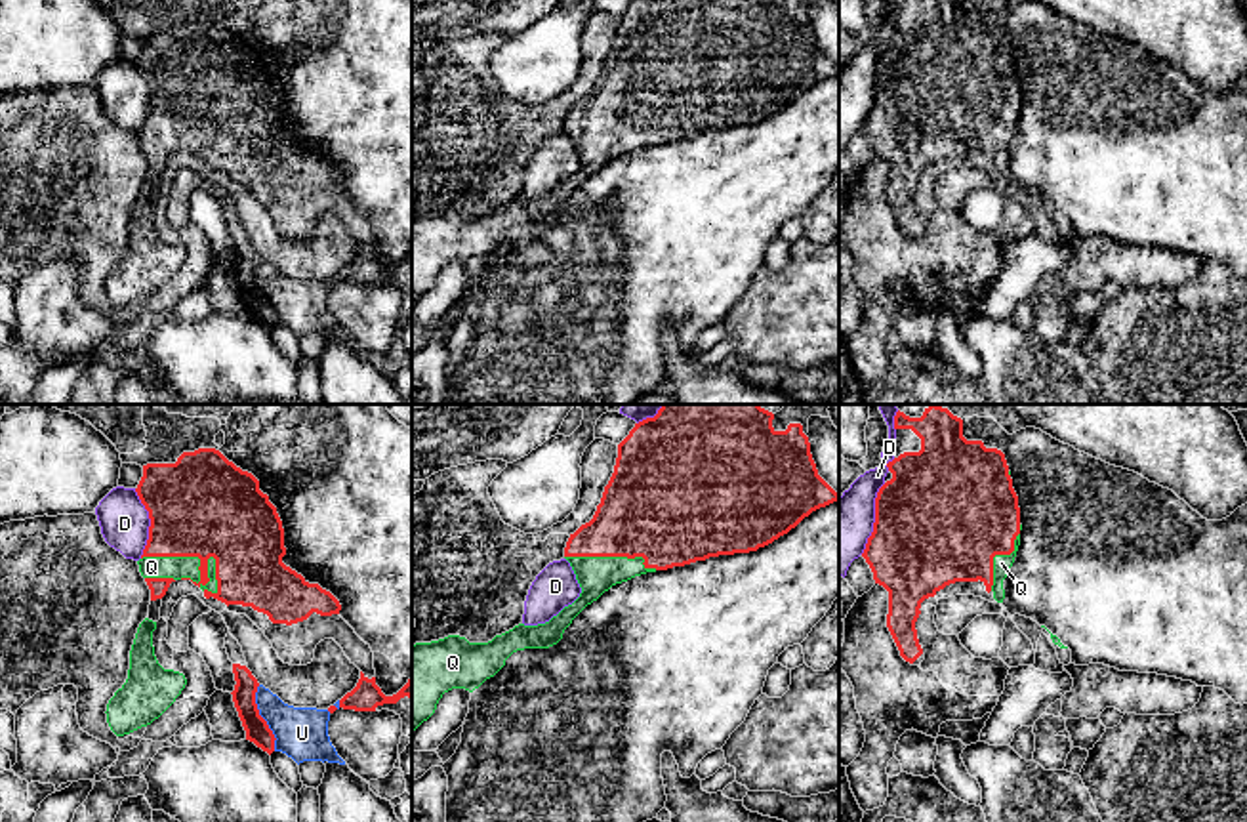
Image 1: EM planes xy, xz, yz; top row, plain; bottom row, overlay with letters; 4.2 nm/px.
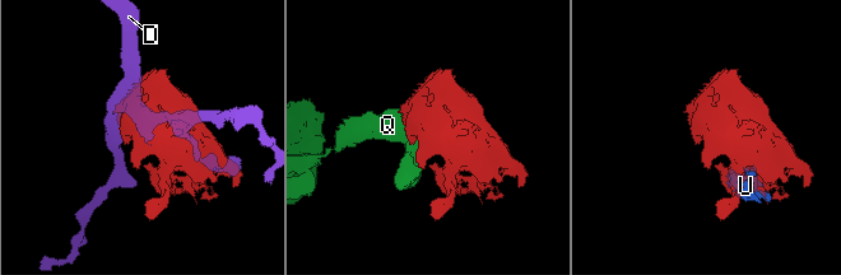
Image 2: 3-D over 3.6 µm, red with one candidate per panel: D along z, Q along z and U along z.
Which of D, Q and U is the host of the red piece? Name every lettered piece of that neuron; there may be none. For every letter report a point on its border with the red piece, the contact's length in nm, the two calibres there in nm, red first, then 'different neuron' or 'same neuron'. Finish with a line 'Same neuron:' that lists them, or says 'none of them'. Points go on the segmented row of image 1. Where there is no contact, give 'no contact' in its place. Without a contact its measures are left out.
D: contact yz (876, 519); length 320 nm; calibres 500 and 260 nm; different neuron
Q: contact xy (191, 555); length 360 nm; calibres 440 and 100 nm; same neuron
U: contact xy (262, 718); length 280 nm; calibres 100 and 220 nm; same neuron
Same neuron: Q, U

